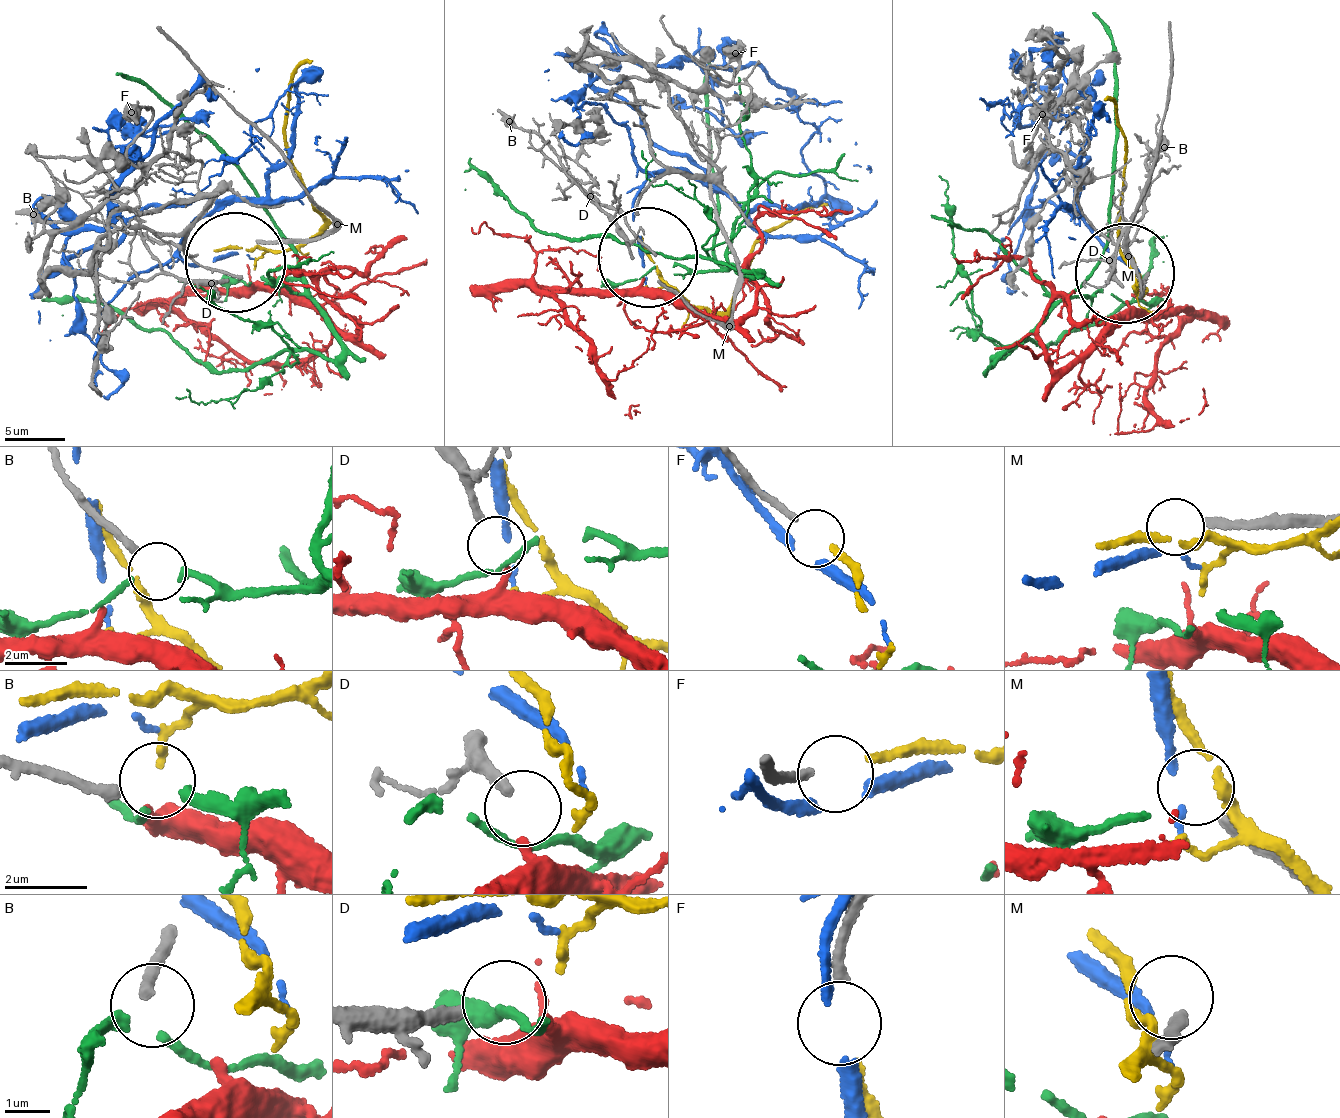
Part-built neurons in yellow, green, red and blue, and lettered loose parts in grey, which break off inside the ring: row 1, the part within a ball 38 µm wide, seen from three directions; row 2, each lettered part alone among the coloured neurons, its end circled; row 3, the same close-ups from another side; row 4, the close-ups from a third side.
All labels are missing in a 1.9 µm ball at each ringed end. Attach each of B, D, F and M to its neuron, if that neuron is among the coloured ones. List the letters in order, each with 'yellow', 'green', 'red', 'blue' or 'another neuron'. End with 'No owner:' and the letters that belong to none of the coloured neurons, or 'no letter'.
B: green
D: red
F: yellow
M: blue
No owner: no letter

